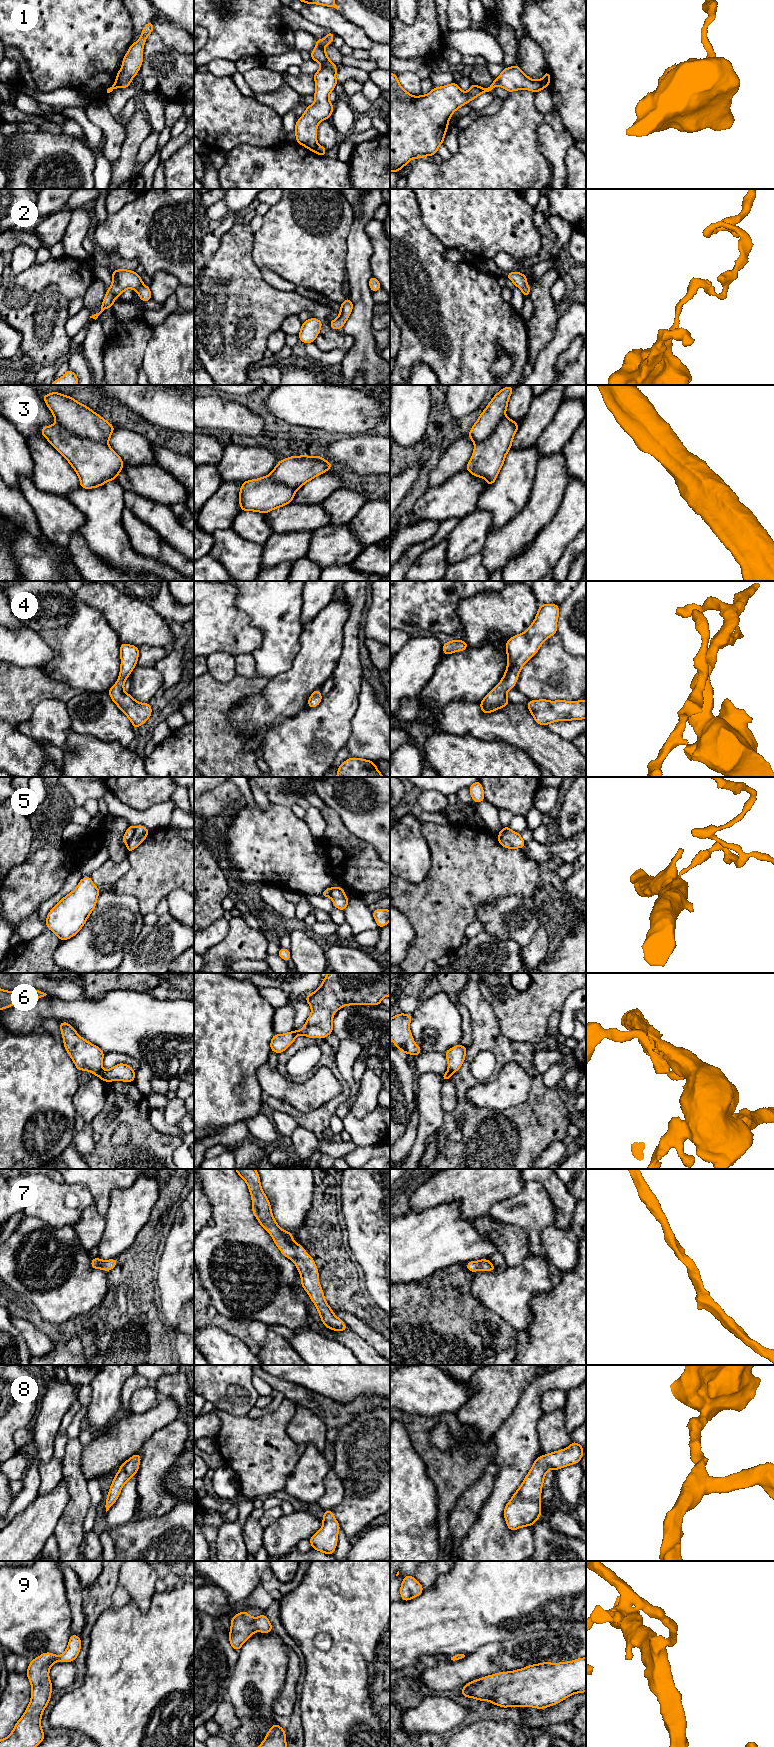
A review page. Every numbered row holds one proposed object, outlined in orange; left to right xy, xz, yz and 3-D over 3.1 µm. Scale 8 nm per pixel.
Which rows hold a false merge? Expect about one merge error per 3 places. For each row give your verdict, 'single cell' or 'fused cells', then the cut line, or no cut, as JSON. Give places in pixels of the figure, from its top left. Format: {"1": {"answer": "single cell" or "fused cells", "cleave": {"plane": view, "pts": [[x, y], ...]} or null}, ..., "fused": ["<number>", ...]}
{"1": {"answer": "fused cells", "cleave": {"plane": "xz", "pts": [[317, 144], [312, 151]]}}, "2": {"answer": "fused cells", "cleave": {"plane": "xy", "pts": [[143, 285], [134, 289]]}}, "3": {"answer": "fused cells", "cleave": {"plane": "xy", "pts": [[56, 421], [68, 431], [78, 436], [107, 445]]}}, "4": {"answer": "single cell", "cleave": null}, "5": {"answer": "fused cells", "cleave": {"plane": "xy", "pts": [[135, 827], [132, 837], [126, 843]]}}, "6": {"answer": "fused cells", "cleave": {"plane": "xy", "pts": [[102, 1070], [96, 1074]]}}, "7": {"answer": "single cell", "cleave": null}, "8": {"answer": "single cell", "cleave": null}, "9": {"answer": "single cell", "cleave": null}, "fused": ["1", "2", "3", "5", "6"]}

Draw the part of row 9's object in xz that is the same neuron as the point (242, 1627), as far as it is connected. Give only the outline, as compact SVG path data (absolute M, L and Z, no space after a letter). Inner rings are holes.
M242 1611L231 1619L229 1641L234 1650L239 1651L245 1641L247 1641L256 1631L269 1633L273 1626L265 1614L253 1618L249 1613Z

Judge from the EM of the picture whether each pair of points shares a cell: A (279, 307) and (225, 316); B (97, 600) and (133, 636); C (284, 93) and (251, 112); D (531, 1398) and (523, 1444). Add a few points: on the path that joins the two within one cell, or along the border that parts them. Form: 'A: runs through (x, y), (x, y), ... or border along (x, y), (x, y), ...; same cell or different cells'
A: runs through (266, 307), (262, 309), (241, 310), (238, 313); same cell
B: runs through (107, 607), (126, 626); same cell
C: border along (252, 97), (259, 102), (269, 105), (282, 116); different cells
D: runs through (528, 1409), (520, 1428), (520, 1433); same cell

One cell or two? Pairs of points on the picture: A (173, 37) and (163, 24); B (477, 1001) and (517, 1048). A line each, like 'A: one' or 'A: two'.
A: one
B: one

